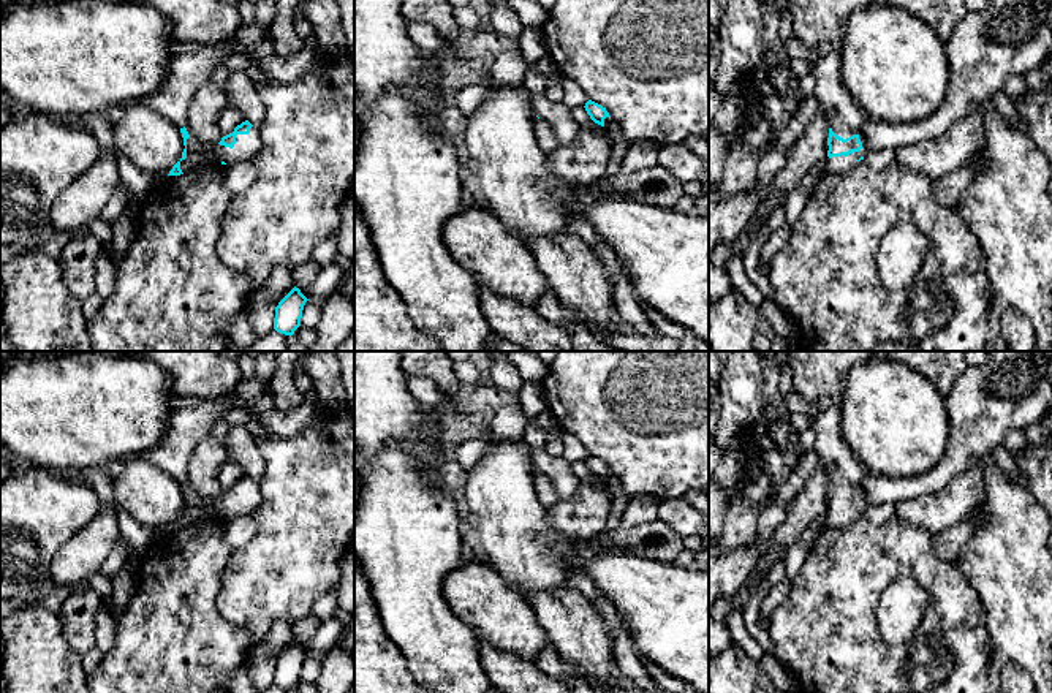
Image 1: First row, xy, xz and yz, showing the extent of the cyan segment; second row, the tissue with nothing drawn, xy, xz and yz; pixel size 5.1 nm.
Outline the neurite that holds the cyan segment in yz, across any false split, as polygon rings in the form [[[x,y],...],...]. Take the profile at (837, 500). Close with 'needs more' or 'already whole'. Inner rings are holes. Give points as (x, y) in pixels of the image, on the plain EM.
[[[838,402],[819,411],[810,426],[815,430],[813,449],[818,465],[826,470],[831,481],[824,519],[829,527],[842,528],[853,524],[867,508],[861,481],[868,471],[843,440]]]; needs more

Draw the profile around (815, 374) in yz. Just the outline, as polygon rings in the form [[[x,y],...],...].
[[[788,351],[793,391],[812,405],[821,396],[838,402],[848,372],[880,356],[878,351]]]

